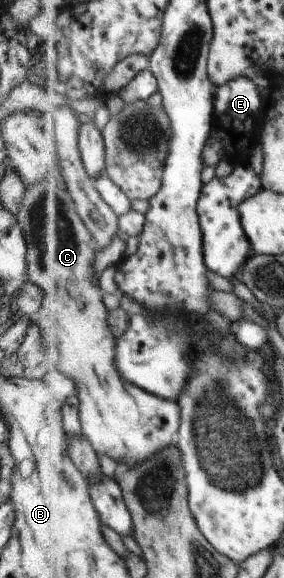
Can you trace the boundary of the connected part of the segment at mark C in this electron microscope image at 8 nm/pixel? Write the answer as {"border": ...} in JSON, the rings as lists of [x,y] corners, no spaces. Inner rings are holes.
{"border":[[[64,178],[43,179],[37,185],[27,185],[21,197],[16,220],[27,245],[27,279],[43,293],[43,303],[34,320],[42,332],[43,343],[52,357],[53,364],[64,374],[74,373],[75,383],[79,386],[78,400],[81,403],[85,435],[91,439],[100,456],[113,458],[119,466],[133,467],[155,457],[163,449],[177,442],[183,425],[183,407],[179,402],[159,397],[127,381],[119,371],[119,338],[111,327],[111,309],[107,307],[105,292],[99,285],[101,275],[95,269],[95,259],[99,251],[91,247],[95,235],[83,221],[68,182]]]}

